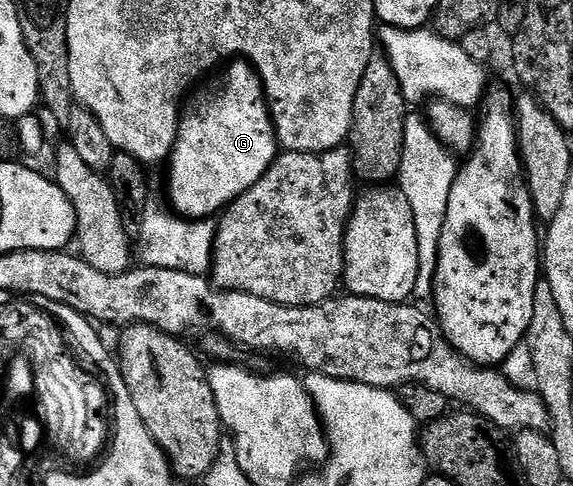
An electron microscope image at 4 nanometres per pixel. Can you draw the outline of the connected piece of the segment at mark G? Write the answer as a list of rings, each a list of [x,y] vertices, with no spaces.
[[[231,60],[218,75],[211,85],[203,84],[185,102],[178,138],[168,158],[169,208],[192,221],[221,214],[273,167],[280,152],[262,81],[250,62]]]

